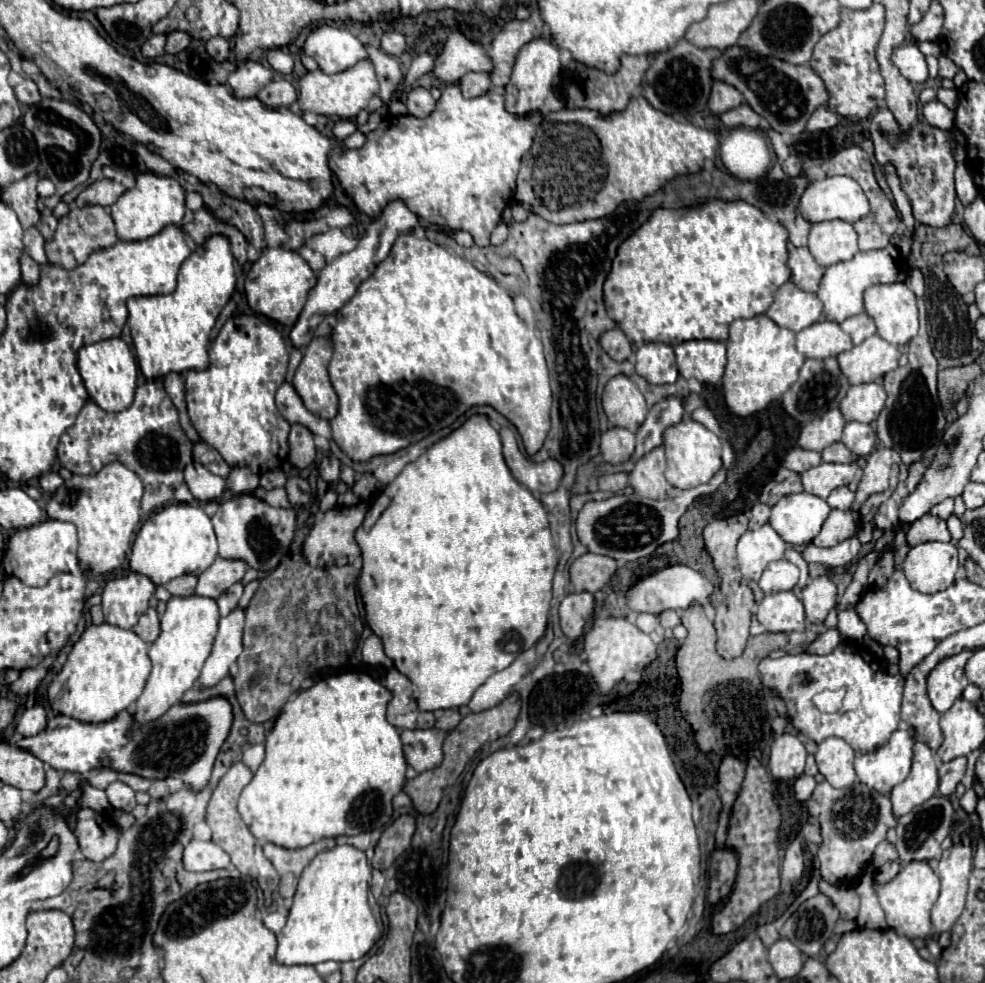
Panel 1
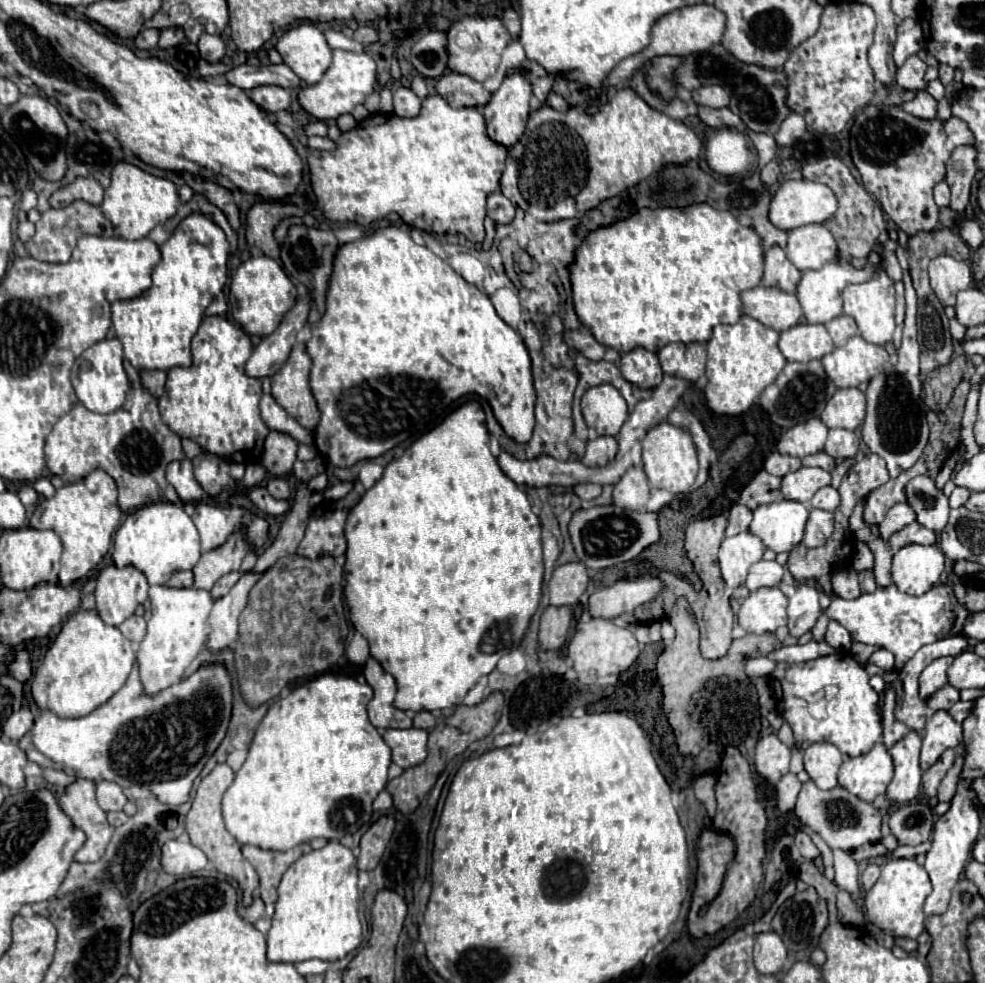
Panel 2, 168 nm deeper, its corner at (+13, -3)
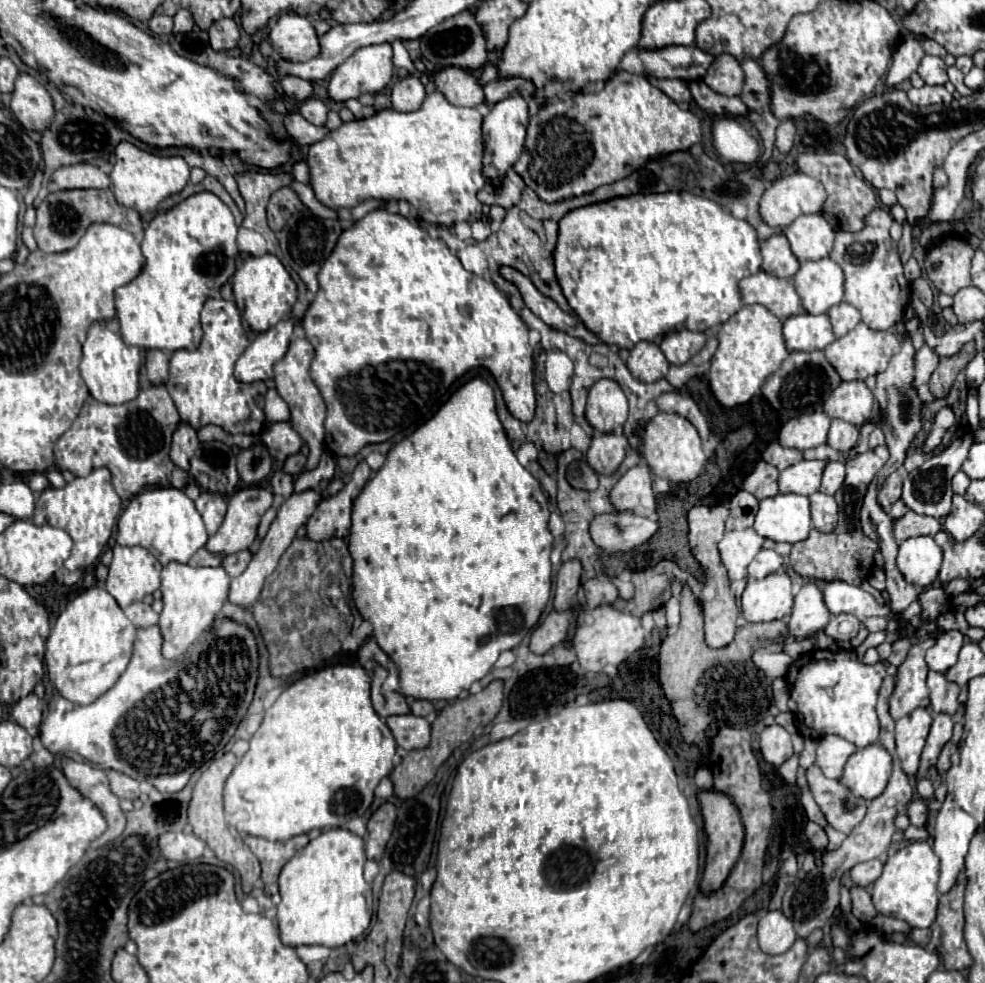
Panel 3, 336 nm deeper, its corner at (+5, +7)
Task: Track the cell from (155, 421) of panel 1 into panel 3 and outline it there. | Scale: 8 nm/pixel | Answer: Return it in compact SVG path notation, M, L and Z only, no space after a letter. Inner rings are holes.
M151 385L149 389L143 389L133 401L127 401L123 405L107 405L93 397L89 397L73 421L71 429L55 443L55 463L61 471L71 471L75 477L87 477L91 469L107 467L111 471L111 483L113 489L121 499L131 499L143 489L151 487L169 487L171 485L171 471L175 469L173 461L169 459L169 447L171 447L171 435L179 425L179 413L175 409L173 399L169 397L165 385Z

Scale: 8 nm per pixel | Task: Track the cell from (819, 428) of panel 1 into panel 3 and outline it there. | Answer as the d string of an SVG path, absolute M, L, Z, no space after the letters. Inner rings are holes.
M823 411L801 415L787 421L779 431L779 443L783 447L793 447L799 451L823 445L827 441L831 419Z

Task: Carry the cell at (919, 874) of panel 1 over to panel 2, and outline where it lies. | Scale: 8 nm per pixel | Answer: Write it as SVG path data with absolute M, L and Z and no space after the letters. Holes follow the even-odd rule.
M889 859L883 865L879 881L865 895L865 919L893 937L917 939L925 929L923 901L931 893L927 871L915 859Z

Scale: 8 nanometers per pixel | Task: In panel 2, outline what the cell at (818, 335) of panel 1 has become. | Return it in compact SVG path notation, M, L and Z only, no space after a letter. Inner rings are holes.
M803 315L799 325L781 333L779 349L787 361L809 363L811 359L821 359L823 355L831 353L835 345L825 325L811 325Z

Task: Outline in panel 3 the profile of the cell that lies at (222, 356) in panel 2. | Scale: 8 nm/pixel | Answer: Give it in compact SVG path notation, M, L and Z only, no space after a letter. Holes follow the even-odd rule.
M211 297L203 305L201 323L201 345L195 351L175 351L169 363L171 373L167 381L167 391L175 401L181 421L189 423L193 429L201 429L205 425L219 425L227 433L261 433L265 425L265 413L255 405L253 397L265 393L267 387L263 383L253 383L245 387L233 377L235 361L249 345L237 305L233 301Z

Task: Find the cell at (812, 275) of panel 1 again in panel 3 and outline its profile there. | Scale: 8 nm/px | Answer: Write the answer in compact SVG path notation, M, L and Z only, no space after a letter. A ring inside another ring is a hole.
M781 233L761 243L761 257L763 257L761 269L771 273L773 277L791 279L799 269L799 261L791 253L787 237Z

